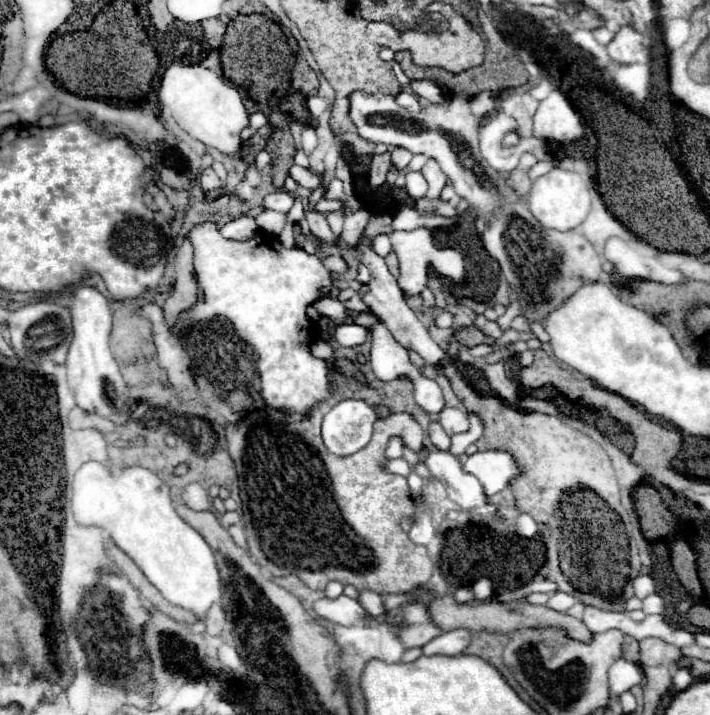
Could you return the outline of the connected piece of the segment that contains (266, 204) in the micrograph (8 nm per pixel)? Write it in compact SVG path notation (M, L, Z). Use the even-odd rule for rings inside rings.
M276 191L272 195L266 195L262 201L264 209L274 209L280 213L288 213L292 209L292 205L294 205L294 195L288 191Z

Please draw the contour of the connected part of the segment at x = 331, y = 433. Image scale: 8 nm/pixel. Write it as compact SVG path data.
M346 399L324 415L322 439L330 453L352 455L360 451L372 435L372 425L378 419L374 407L360 399Z

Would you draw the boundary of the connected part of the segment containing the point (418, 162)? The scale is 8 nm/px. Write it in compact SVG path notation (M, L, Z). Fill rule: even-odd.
M423 154L414 155L410 164L405 169L401 170L398 175L403 173L403 180L406 182L406 175L412 171L421 171L426 161L428 161L427 156Z

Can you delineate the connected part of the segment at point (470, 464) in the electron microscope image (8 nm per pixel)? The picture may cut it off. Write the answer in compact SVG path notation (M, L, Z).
M478 451L466 457L464 471L478 477L488 497L504 491L512 479L524 473L508 451Z

